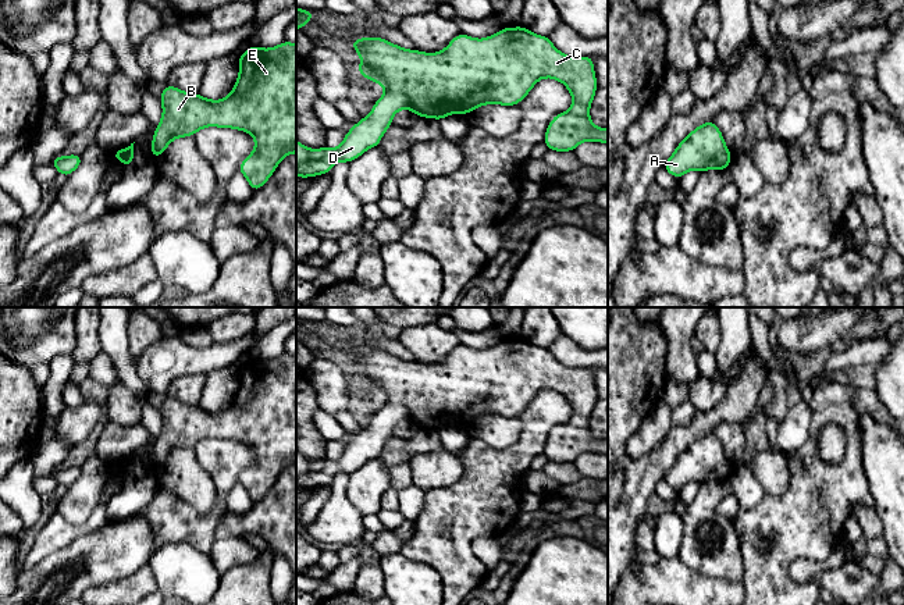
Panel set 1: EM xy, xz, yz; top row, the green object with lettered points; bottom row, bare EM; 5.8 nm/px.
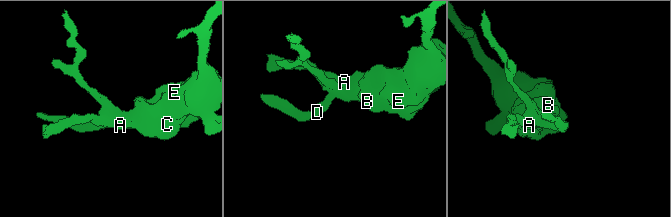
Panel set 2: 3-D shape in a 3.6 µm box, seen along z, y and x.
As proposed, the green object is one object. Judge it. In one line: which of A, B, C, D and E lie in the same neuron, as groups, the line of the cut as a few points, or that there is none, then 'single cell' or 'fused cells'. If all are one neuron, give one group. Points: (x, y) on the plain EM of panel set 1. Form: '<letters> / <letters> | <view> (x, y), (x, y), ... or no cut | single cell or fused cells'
A B C D E | no cut | single cell

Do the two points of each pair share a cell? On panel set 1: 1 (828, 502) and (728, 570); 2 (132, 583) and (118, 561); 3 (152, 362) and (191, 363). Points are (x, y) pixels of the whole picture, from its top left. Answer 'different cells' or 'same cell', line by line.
1: different cells
2: different cells
3: same cell

